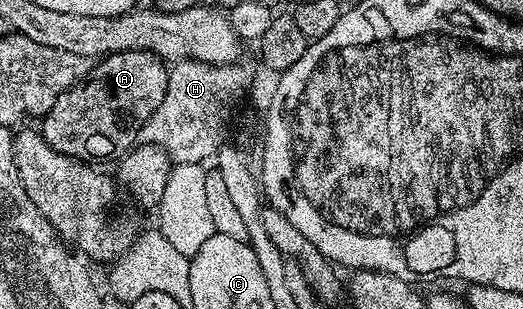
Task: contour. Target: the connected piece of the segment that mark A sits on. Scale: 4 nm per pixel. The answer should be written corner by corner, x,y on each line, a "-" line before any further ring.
151,49
146,51
122,51
110,53
97,60
88,70
88,74
78,83
74,83
58,99
54,99
54,107
45,113
38,131
54,147
54,151
64,153
67,157
92,159
88,157
119,158
137,144
144,122
158,111
158,103
162,103
162,95
166,95
169,66
157,57

